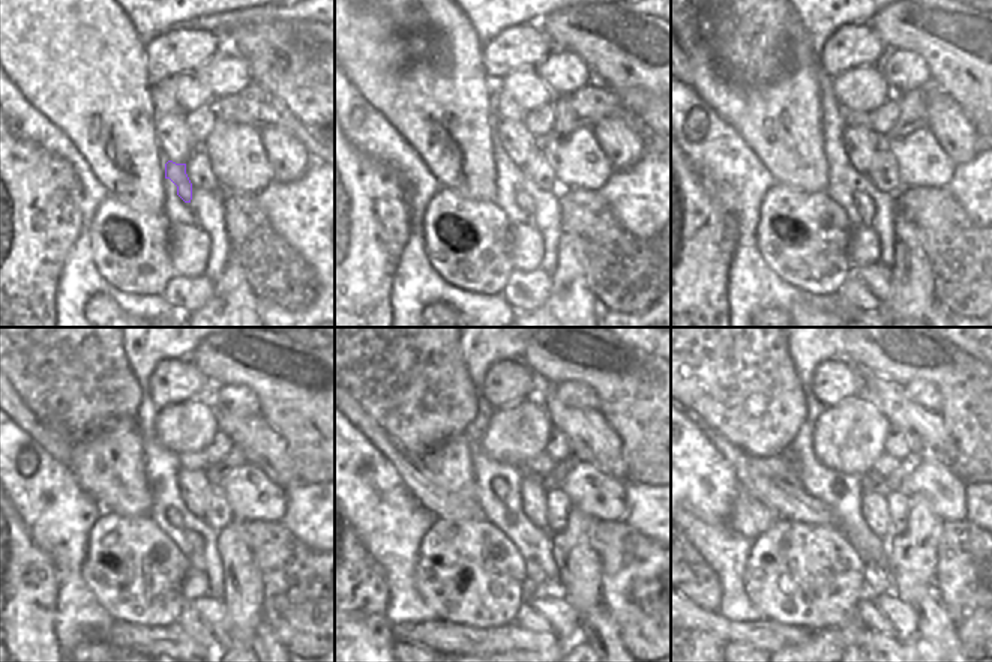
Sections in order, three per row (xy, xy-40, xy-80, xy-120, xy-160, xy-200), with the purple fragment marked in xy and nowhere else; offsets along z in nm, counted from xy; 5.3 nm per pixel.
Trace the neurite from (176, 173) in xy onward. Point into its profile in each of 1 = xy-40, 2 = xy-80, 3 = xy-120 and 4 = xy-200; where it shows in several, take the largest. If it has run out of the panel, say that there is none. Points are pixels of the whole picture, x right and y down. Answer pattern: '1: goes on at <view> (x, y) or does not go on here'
1: goes on at xy-40 (524, 200)
2: goes on at xy-80 (865, 204)
3: goes on at xy-120 (195, 542)
4: goes on at xy-200 (878, 580)

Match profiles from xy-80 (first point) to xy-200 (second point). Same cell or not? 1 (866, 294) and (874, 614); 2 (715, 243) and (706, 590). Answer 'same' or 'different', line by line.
1: same
2: same

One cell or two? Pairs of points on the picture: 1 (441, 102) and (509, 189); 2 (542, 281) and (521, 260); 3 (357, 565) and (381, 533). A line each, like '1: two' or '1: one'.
1: two
2: two
3: two

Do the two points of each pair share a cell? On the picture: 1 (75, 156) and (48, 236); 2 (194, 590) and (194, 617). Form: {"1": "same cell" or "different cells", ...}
{"1": "different cells", "2": "different cells"}

